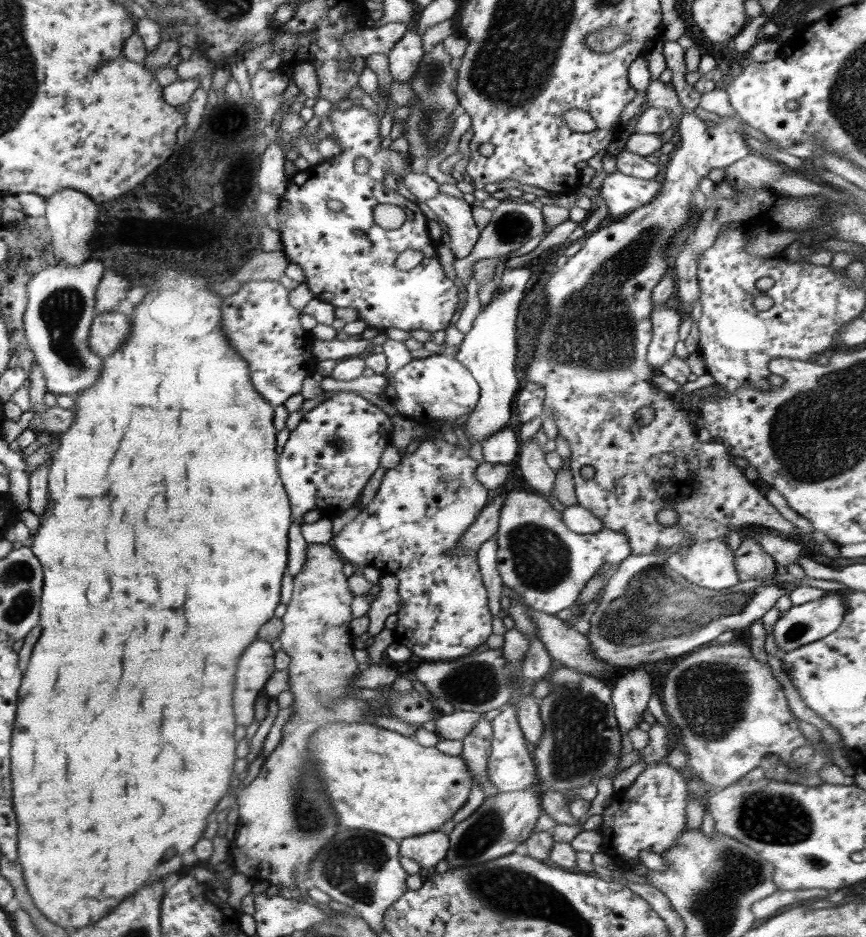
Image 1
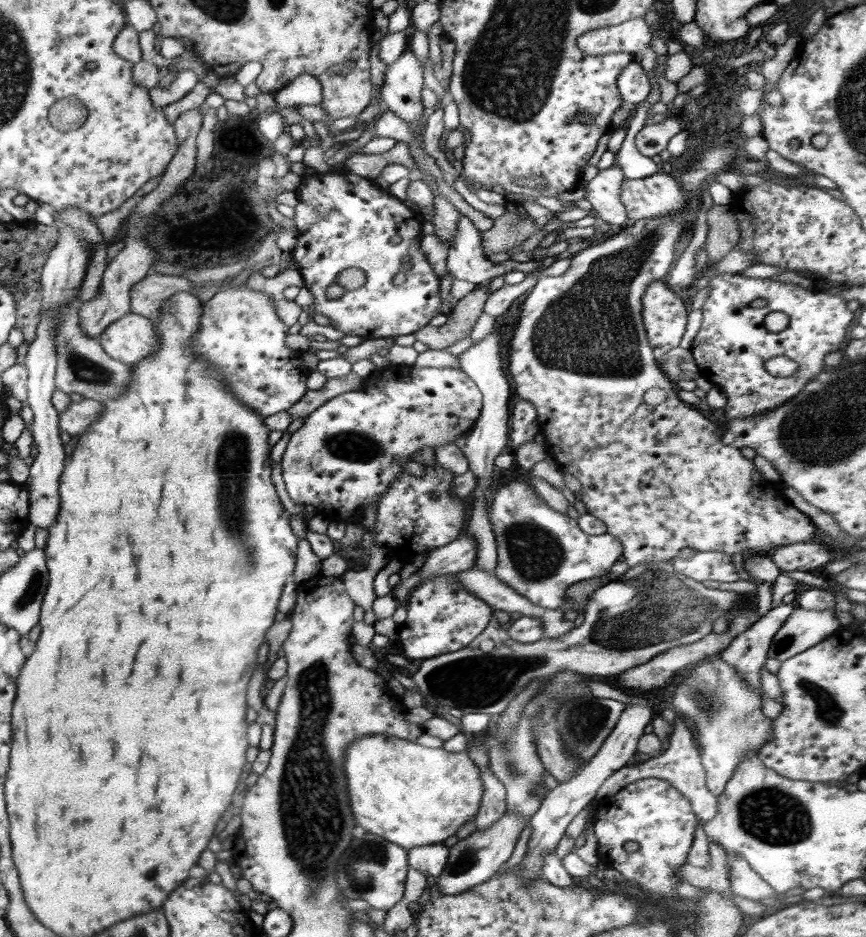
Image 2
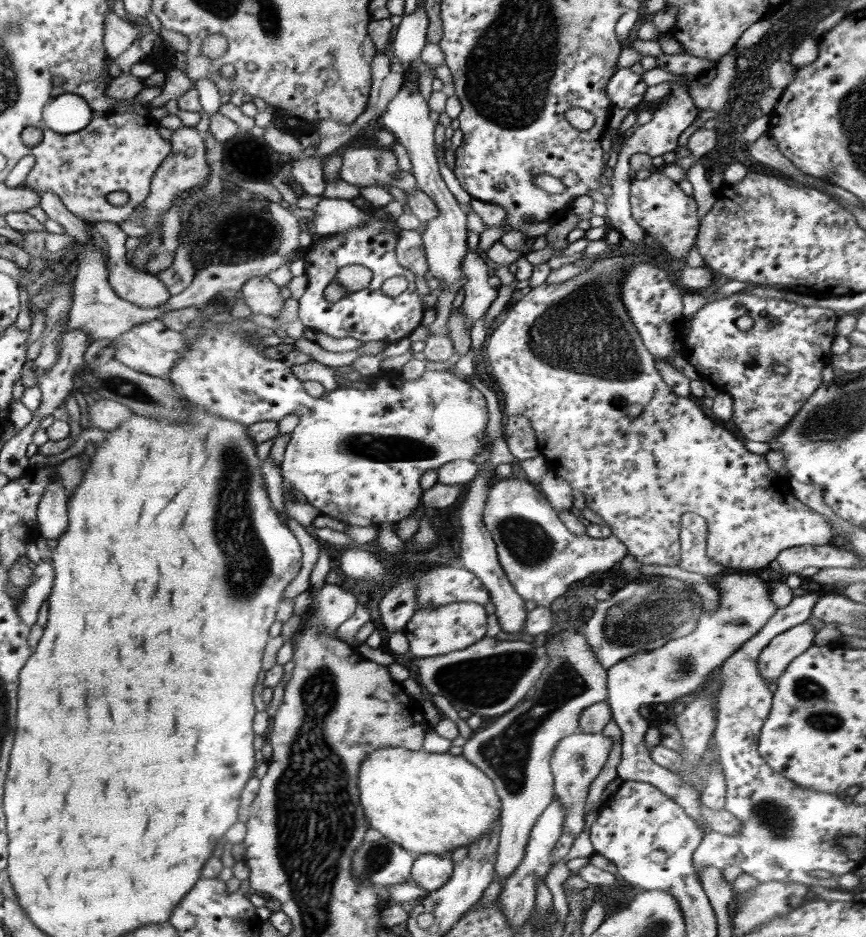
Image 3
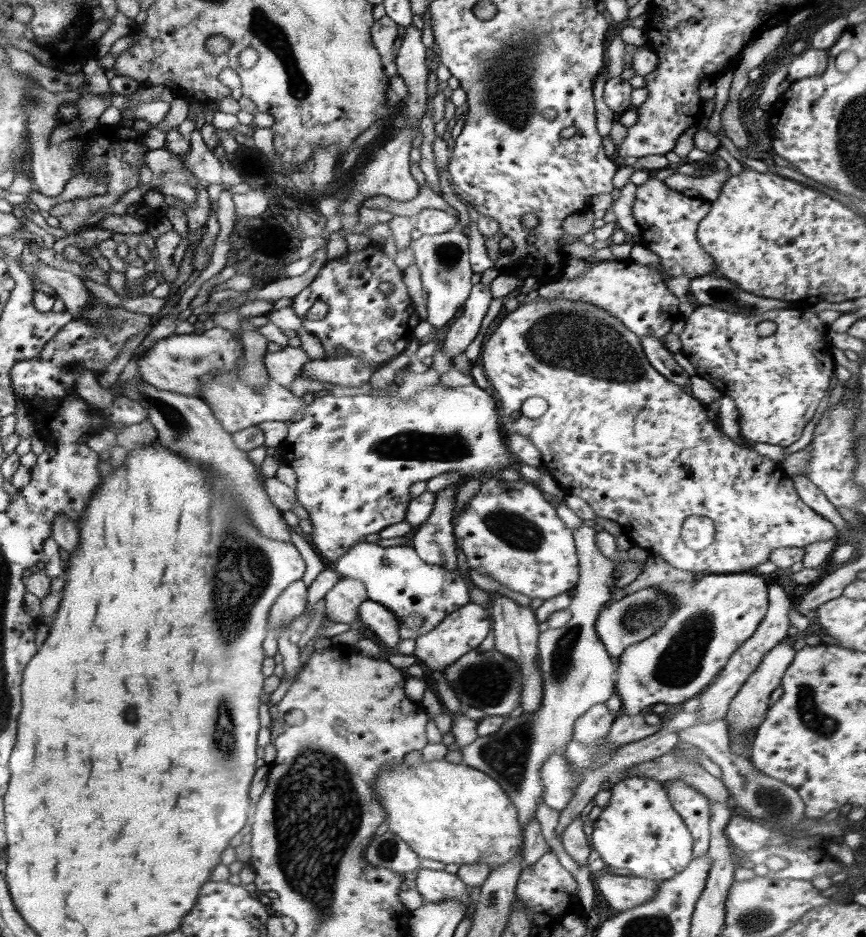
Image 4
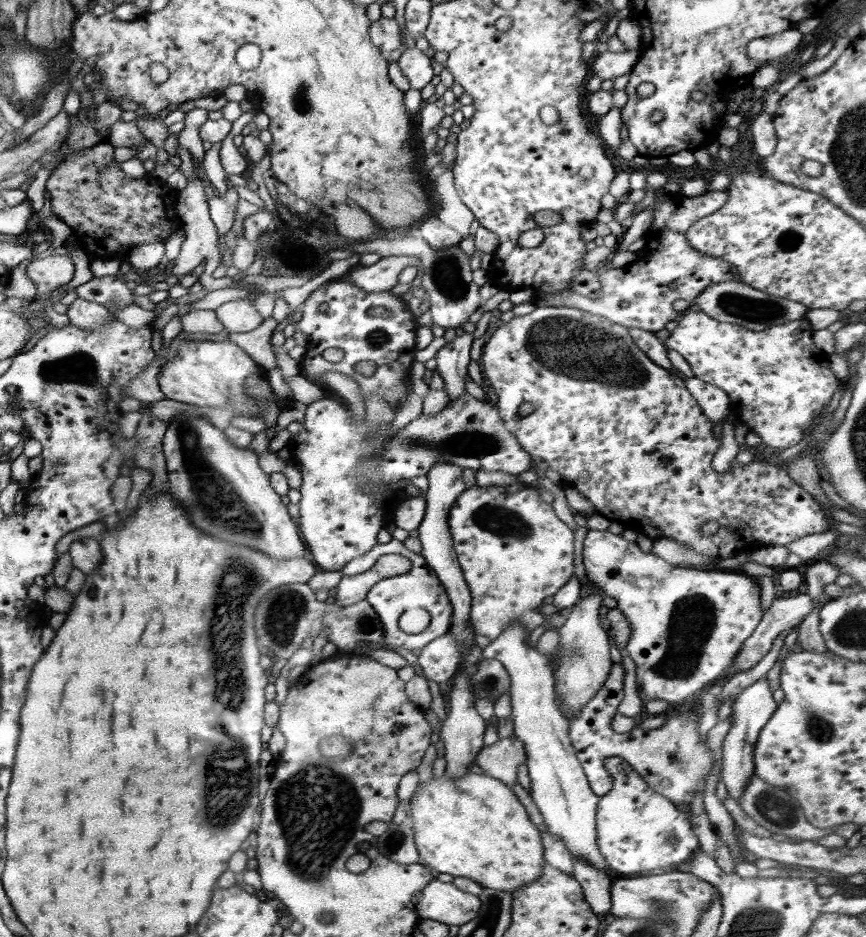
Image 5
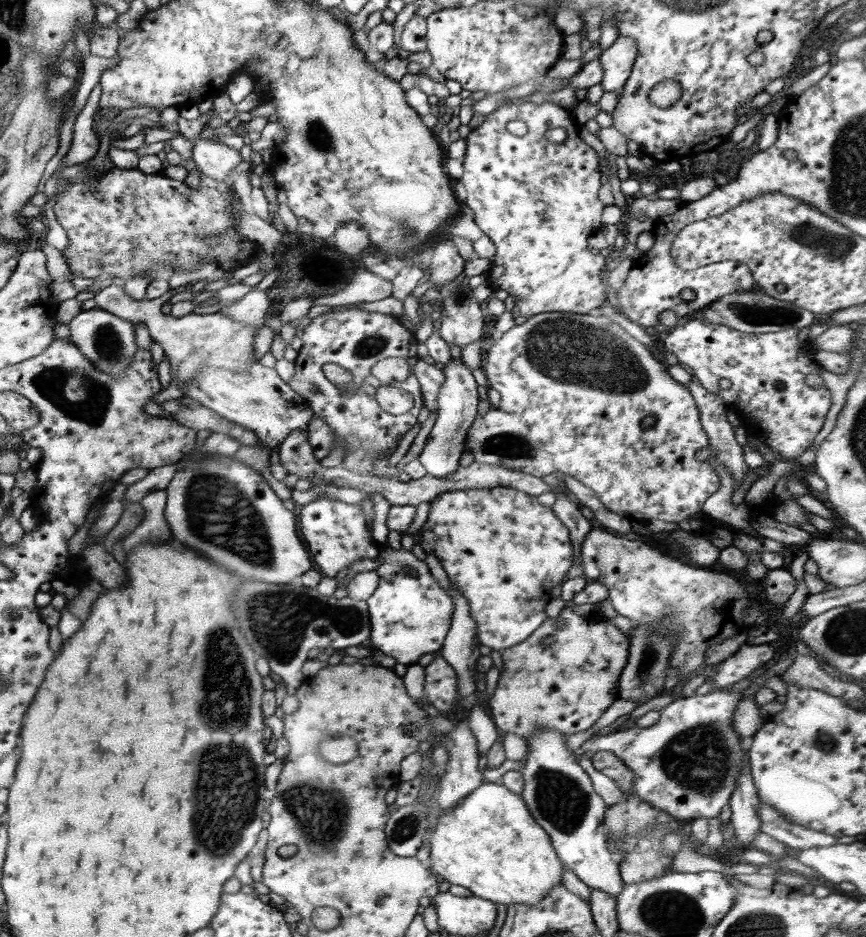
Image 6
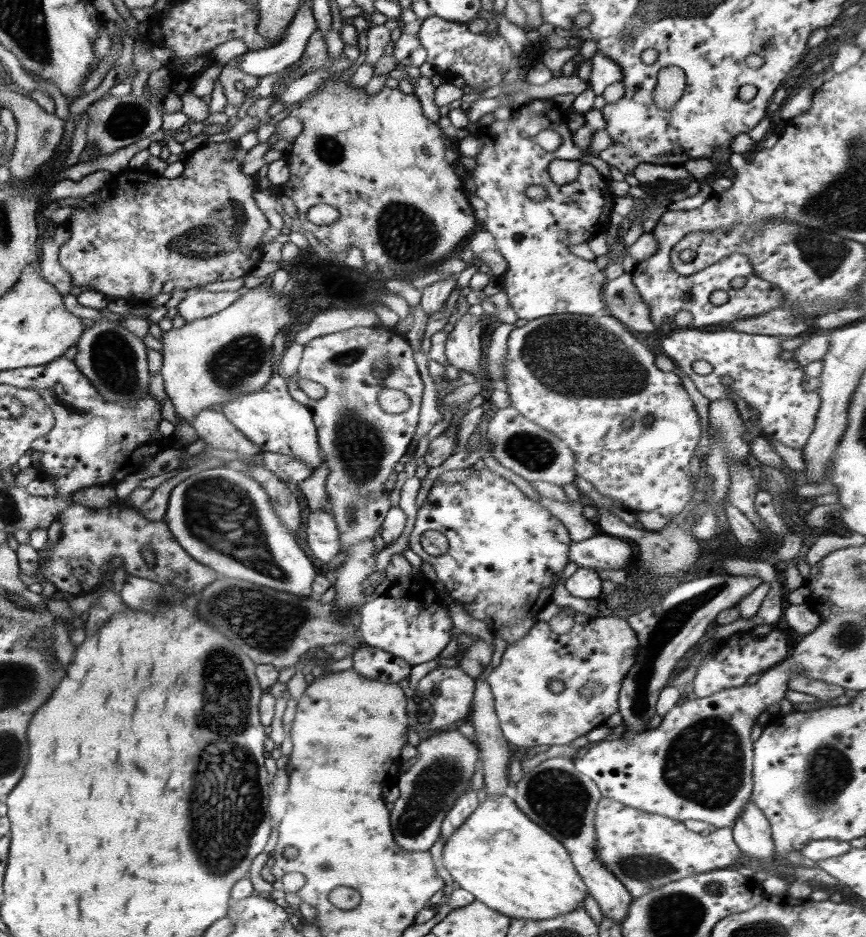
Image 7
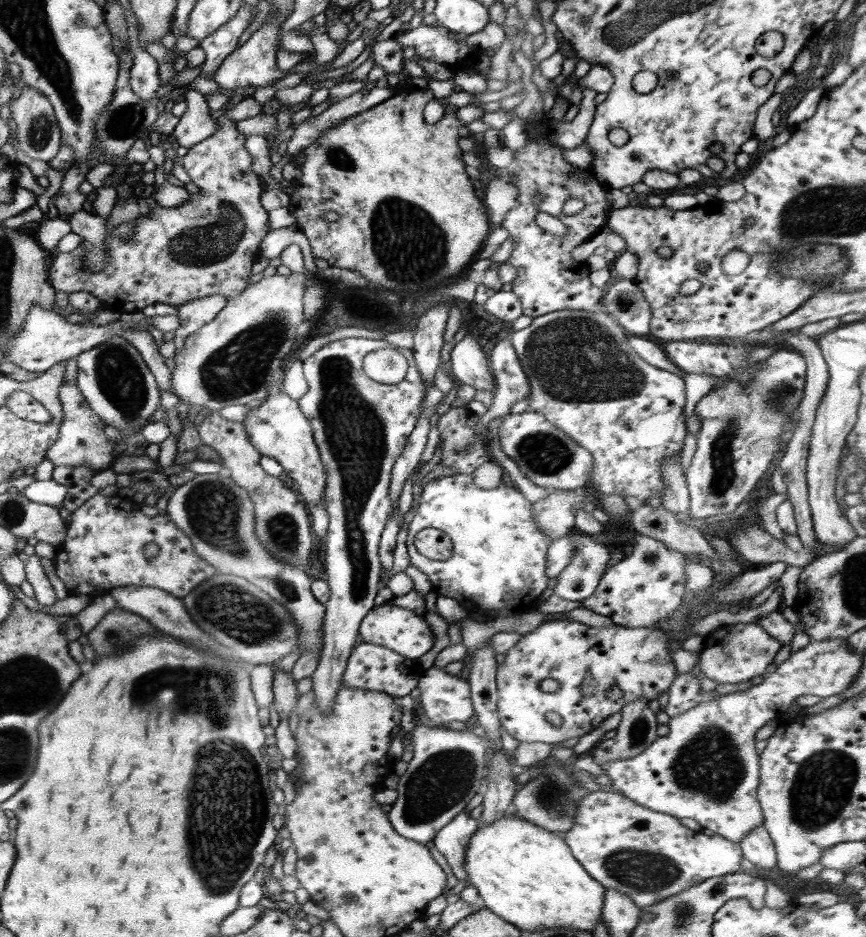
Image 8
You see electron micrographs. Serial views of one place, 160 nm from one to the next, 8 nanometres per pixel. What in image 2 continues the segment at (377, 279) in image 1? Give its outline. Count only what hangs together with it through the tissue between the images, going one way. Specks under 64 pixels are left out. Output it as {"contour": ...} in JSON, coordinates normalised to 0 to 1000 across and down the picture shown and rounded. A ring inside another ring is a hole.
{"contour":[[[393,179],[390,181],[390,186],[385,184],[378,184],[375,186],[360,186],[358,188],[350,188],[349,196],[346,200],[342,202],[342,211],[344,216],[351,216],[358,220],[361,220],[364,224],[370,229],[370,236],[365,236],[358,240],[358,243],[352,248],[346,248],[344,251],[344,255],[342,255],[342,261],[339,261],[339,266],[337,267],[338,275],[344,282],[343,287],[346,289],[349,297],[351,298],[352,306],[360,313],[363,318],[363,326],[360,326],[360,330],[355,329],[359,332],[359,337],[366,338],[368,342],[376,344],[378,346],[382,346],[388,352],[394,352],[398,354],[398,359],[416,359],[418,362],[433,362],[433,361],[448,361],[456,360],[460,358],[470,358],[494,347],[495,344],[506,335],[512,335],[513,332],[507,331],[509,326],[508,318],[508,296],[501,291],[501,287],[497,281],[494,281],[494,276],[492,276],[492,272],[487,267],[487,243],[491,237],[491,233],[487,227],[484,227],[482,223],[473,220],[469,216],[464,216],[453,209],[450,206],[441,203],[433,196],[432,191],[419,190],[410,185],[404,184],[404,181],[400,179]],[[465,273],[473,273],[473,277],[476,279],[476,285],[471,285],[471,288],[468,290],[469,301],[464,304],[455,304],[453,299],[457,292],[463,288],[463,280],[465,280]],[[398,286],[415,286],[423,293],[423,303],[417,305],[411,309],[401,309],[400,312],[389,318],[389,320],[381,320],[376,316],[376,308],[381,303],[387,301],[389,292],[395,290]]]}

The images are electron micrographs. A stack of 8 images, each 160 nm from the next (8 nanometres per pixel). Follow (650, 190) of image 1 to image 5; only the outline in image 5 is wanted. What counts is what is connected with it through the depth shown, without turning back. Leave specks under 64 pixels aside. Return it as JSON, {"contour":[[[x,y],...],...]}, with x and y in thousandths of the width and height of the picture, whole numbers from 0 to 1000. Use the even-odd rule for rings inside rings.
{"contour":[[[815,205],[803,211],[776,206],[767,215],[758,215],[753,223],[753,240],[744,256],[746,264],[740,272],[722,285],[697,286],[691,289],[694,313],[689,320],[672,316],[662,309],[647,314],[634,314],[630,322],[635,327],[658,328],[663,334],[679,333],[717,346],[723,350],[741,350],[748,354],[760,354],[775,342],[783,342],[785,334],[777,329],[782,320],[801,324],[806,315],[821,303],[851,299],[852,289],[834,275],[818,273],[793,261],[792,248],[808,233],[823,228],[841,215],[838,205]],[[774,303],[781,303],[775,307]]]}

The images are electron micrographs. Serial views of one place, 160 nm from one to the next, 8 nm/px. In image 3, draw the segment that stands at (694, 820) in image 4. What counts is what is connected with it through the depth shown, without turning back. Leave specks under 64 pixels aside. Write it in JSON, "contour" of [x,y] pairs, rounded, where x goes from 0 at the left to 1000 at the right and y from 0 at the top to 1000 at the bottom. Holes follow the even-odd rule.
{"contour":[[[834,614],[829,631],[831,638],[828,652],[813,652],[804,665],[805,669],[797,677],[771,684],[763,692],[734,696],[734,700],[725,700],[723,704],[700,715],[701,746],[708,767],[718,781],[717,813],[712,818],[712,828],[719,835],[732,832],[753,837],[768,850],[779,854],[813,886],[816,884],[807,866],[809,858],[804,843],[790,837],[781,825],[764,820],[752,810],[744,792],[751,773],[738,762],[738,758],[742,751],[758,753],[801,740],[815,729],[827,713],[834,712],[841,701],[846,700],[896,653],[897,647],[890,639],[887,621],[873,614]]]}

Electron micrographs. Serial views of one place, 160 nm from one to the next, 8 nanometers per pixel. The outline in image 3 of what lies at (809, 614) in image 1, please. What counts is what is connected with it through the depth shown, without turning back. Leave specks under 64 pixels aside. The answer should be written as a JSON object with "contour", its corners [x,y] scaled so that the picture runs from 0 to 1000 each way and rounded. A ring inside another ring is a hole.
{"contour":[[[934,661],[902,674],[889,684],[875,702],[878,723],[885,730],[897,727],[919,700],[926,699],[941,688],[940,679],[943,673]]]}

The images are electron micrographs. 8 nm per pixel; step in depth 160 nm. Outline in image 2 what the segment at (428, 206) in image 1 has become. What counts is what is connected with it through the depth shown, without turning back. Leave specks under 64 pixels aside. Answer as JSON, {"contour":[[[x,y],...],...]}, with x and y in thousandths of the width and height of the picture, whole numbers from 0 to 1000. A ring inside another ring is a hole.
{"contour":[[[531,228],[531,235],[527,240],[527,251],[524,251],[522,259],[520,259],[517,274],[515,276],[516,288],[522,295],[524,295],[525,300],[536,299],[547,304],[552,304],[589,289],[598,288],[606,290],[607,292],[611,290],[618,290],[618,288],[621,288],[624,283],[626,283],[626,279],[617,279],[615,276],[610,280],[597,280],[588,276],[584,280],[572,283],[568,279],[561,275],[560,271],[557,269],[555,250],[557,249],[550,244],[545,236],[543,236],[543,233]]]}

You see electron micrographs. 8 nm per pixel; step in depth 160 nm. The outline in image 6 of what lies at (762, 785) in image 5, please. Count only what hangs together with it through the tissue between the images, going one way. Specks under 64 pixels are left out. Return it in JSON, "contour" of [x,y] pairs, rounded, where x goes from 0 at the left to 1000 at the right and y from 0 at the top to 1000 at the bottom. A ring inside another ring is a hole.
{"contour":[[[883,856],[876,857],[875,869],[879,875],[879,888],[921,908],[952,905],[968,899],[965,893],[960,893],[957,890],[910,877],[895,862]]]}

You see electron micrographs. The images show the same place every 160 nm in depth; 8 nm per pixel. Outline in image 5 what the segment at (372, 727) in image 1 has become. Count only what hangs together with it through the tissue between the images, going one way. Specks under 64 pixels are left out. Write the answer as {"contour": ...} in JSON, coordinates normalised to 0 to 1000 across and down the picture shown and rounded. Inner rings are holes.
{"contour":[[[542,823],[536,828],[500,830],[483,837],[475,854],[469,855],[484,915],[507,933],[522,933],[548,939],[559,949],[592,952],[626,935],[628,904],[622,884],[612,875],[606,860],[596,852],[590,841],[577,832]]]}

